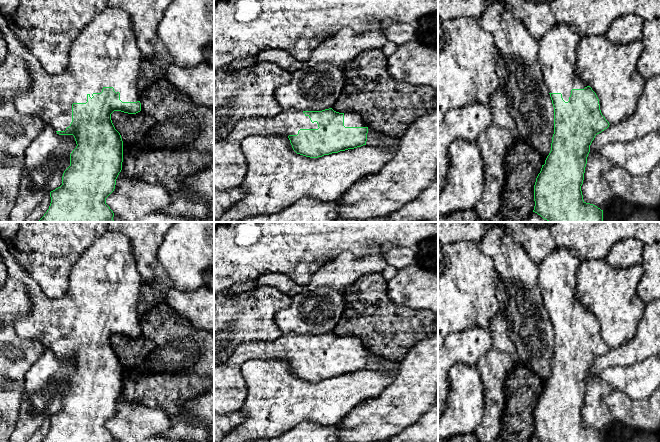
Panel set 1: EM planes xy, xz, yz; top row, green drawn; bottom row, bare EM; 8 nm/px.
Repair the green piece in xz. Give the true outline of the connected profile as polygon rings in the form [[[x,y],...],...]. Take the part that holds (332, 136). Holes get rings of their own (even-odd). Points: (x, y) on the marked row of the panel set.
[[[282,111],[273,117],[242,119],[228,137],[214,143],[214,188],[239,187],[247,173],[242,151],[243,140],[250,135],[288,137],[300,155],[318,158],[366,145],[368,127],[357,113],[322,111]]]

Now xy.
[[[106,8],[78,35],[74,49],[69,54],[69,67],[59,75],[49,75],[39,60],[16,38],[7,18],[0,15],[0,31],[7,44],[8,54],[22,57],[32,76],[31,85],[15,95],[14,103],[22,114],[37,114],[45,125],[54,128],[59,135],[73,135],[76,148],[70,154],[70,166],[64,171],[62,185],[50,192],[51,203],[44,216],[37,222],[114,222],[114,213],[106,204],[106,198],[114,191],[116,179],[122,170],[123,141],[115,129],[111,114],[121,111],[136,114],[141,111],[140,78],[141,63],[145,57],[139,49],[130,16],[122,9]]]

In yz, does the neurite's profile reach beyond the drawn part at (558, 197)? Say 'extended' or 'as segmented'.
extended

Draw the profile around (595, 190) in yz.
[[[660,76],[645,81],[635,112],[629,118],[618,124],[610,124],[607,129],[595,136],[590,145],[581,186],[584,202],[604,210],[612,199],[604,174],[613,165],[599,154],[604,145],[633,141],[657,130],[660,130]]]

